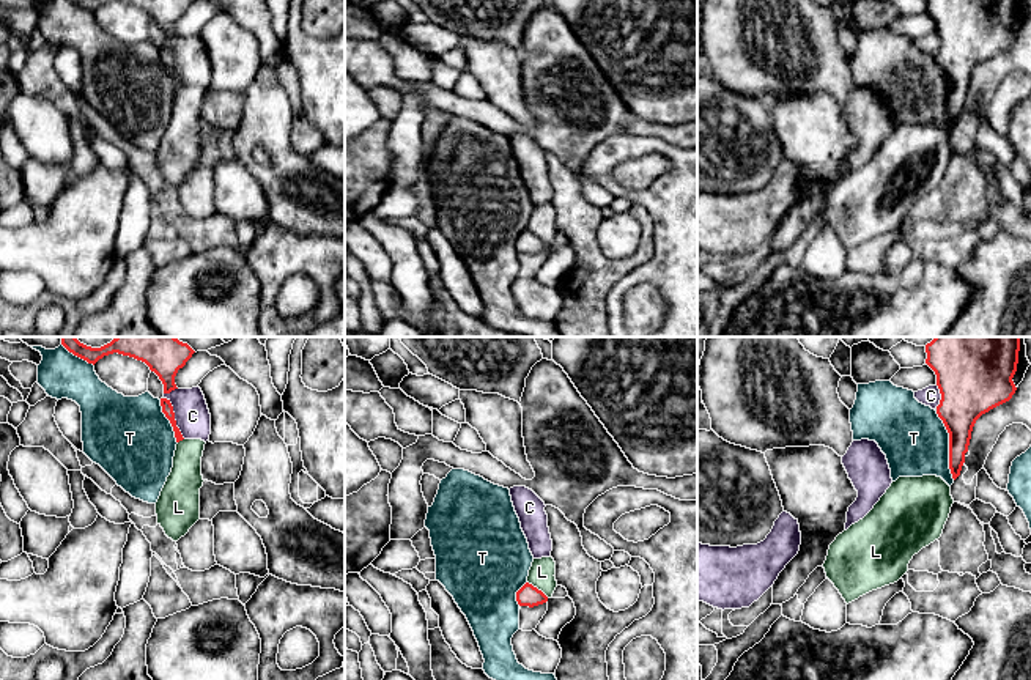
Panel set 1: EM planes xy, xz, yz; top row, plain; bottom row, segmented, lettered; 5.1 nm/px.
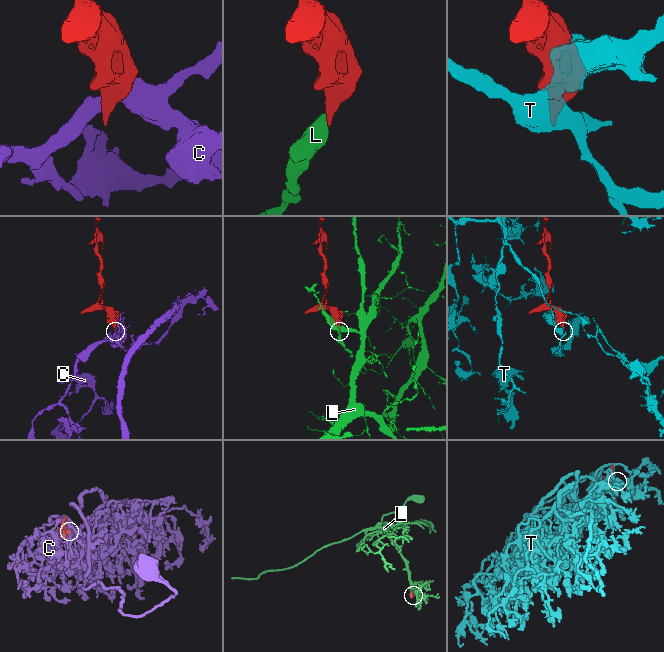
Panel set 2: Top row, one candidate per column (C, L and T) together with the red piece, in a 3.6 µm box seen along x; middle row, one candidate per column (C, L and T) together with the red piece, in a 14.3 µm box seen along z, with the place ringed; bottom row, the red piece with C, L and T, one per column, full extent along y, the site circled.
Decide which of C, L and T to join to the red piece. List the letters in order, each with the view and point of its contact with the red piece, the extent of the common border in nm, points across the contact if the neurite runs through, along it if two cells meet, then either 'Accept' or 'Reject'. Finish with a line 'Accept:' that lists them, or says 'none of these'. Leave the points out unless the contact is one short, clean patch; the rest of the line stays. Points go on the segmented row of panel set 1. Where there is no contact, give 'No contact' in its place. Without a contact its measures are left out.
C: Touches red at xy (173, 417). Shared border 240 nm. Reject
L: Touches red at xz (537, 589). Shared border 140 nm. Boundary: xz (528, 581), (548, 597). Reject
T: Touches red at yz (949, 446). Shared border 360 nm. Reject
Accept: none of these

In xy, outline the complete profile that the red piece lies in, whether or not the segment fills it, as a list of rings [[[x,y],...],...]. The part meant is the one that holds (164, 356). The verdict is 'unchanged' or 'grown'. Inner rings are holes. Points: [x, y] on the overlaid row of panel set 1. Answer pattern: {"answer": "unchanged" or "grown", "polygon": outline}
{"answer": "unchanged", "polygon": [[[60,337],[61,345],[74,356],[96,364],[104,356],[118,353],[145,362],[164,384],[164,394],[178,389],[175,376],[195,353],[176,337],[115,337],[101,348],[80,343],[76,337]]]}

